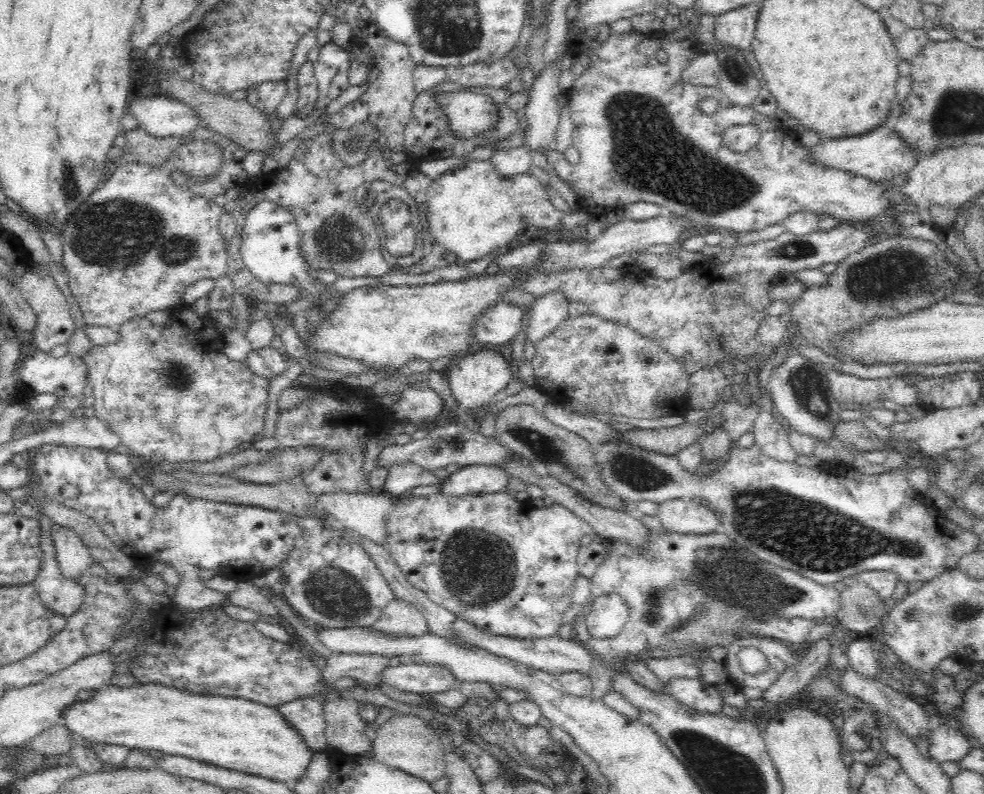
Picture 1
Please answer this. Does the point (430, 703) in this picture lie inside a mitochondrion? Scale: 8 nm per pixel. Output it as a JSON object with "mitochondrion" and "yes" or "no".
{"mitochondrion":"no"}

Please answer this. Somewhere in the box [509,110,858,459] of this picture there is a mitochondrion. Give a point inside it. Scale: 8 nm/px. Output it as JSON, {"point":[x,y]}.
{"point":[806,384]}

